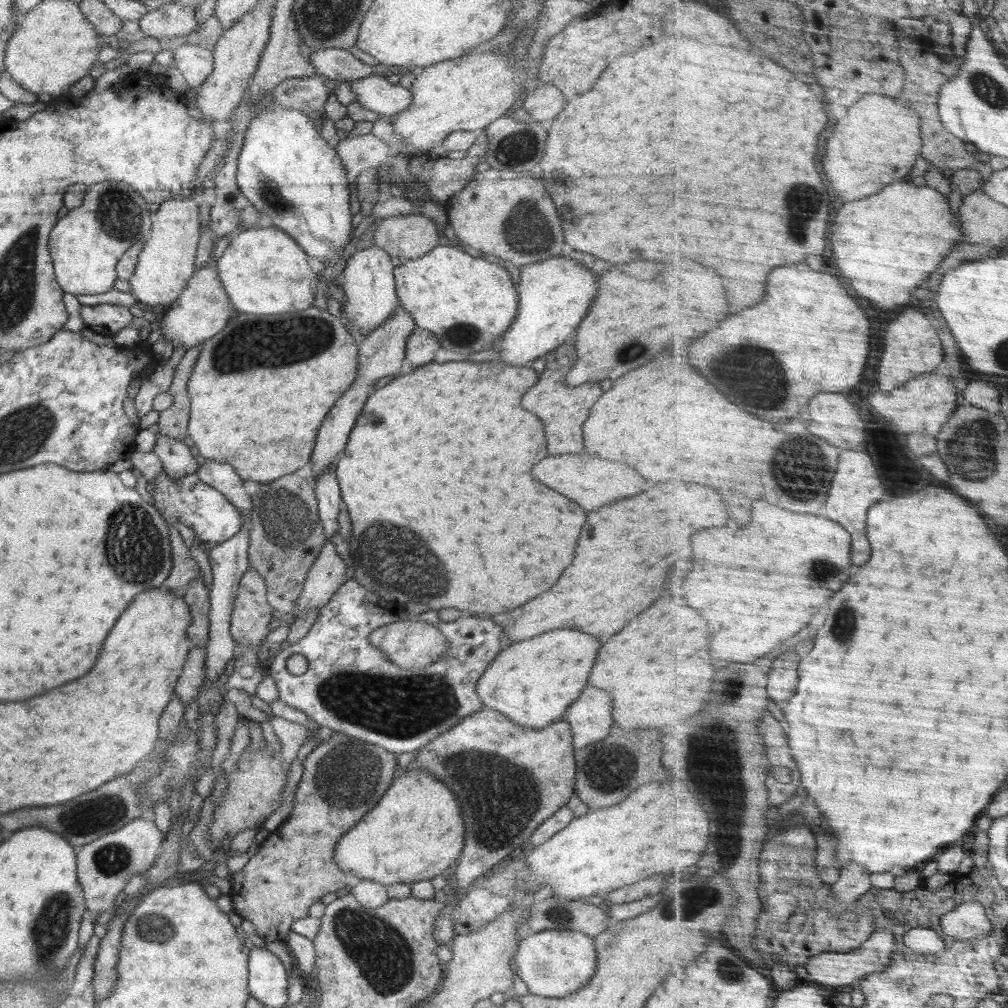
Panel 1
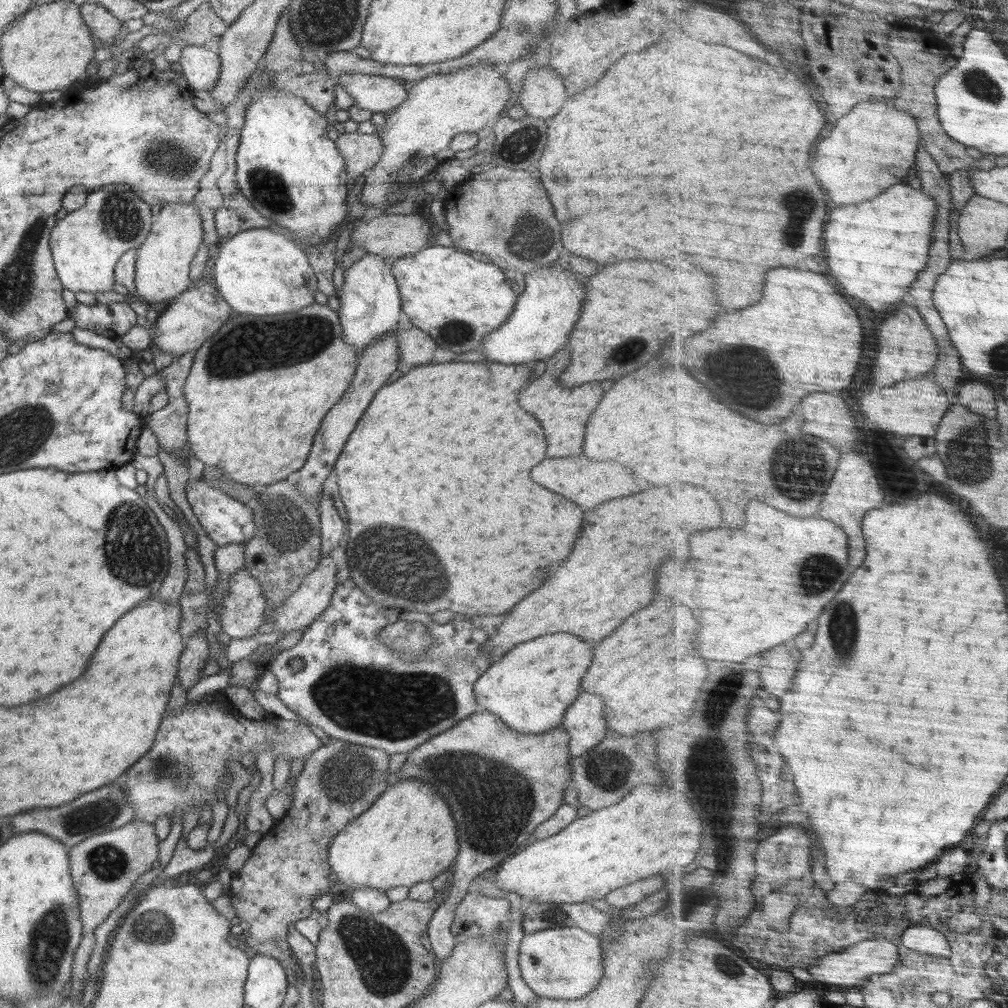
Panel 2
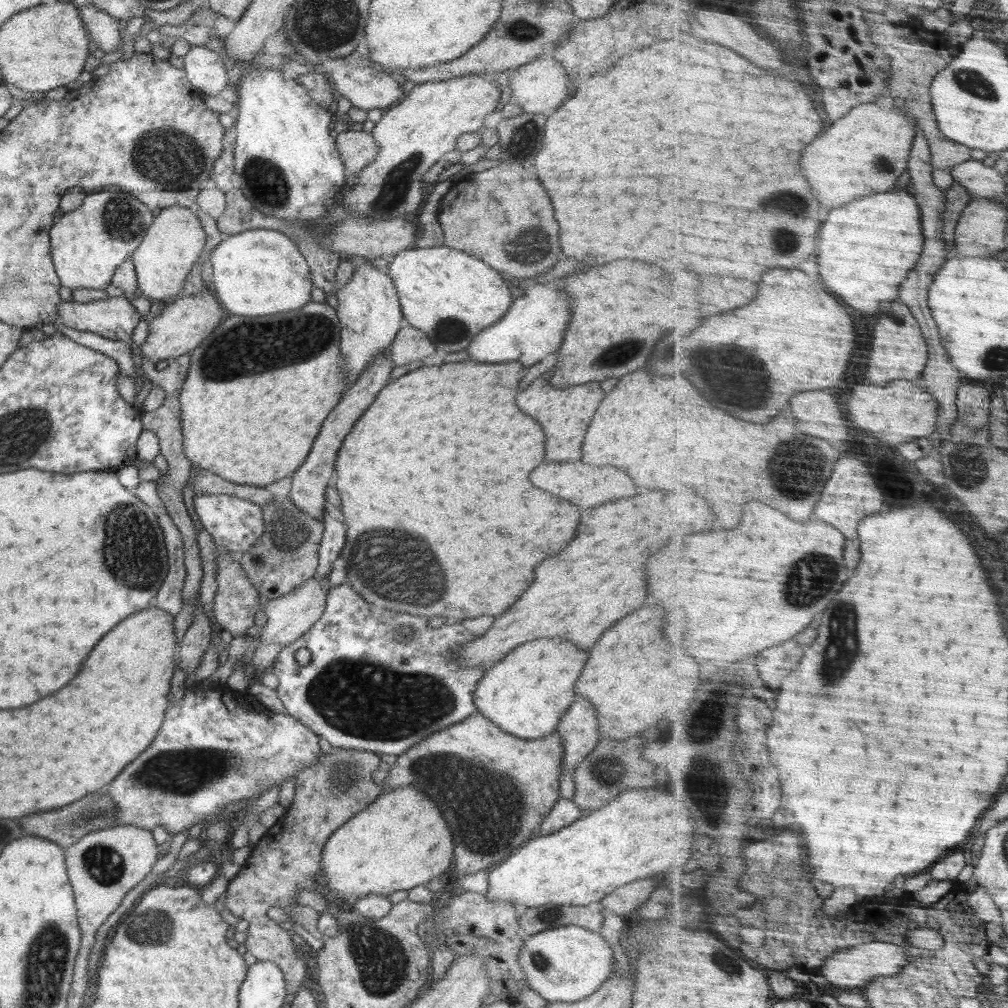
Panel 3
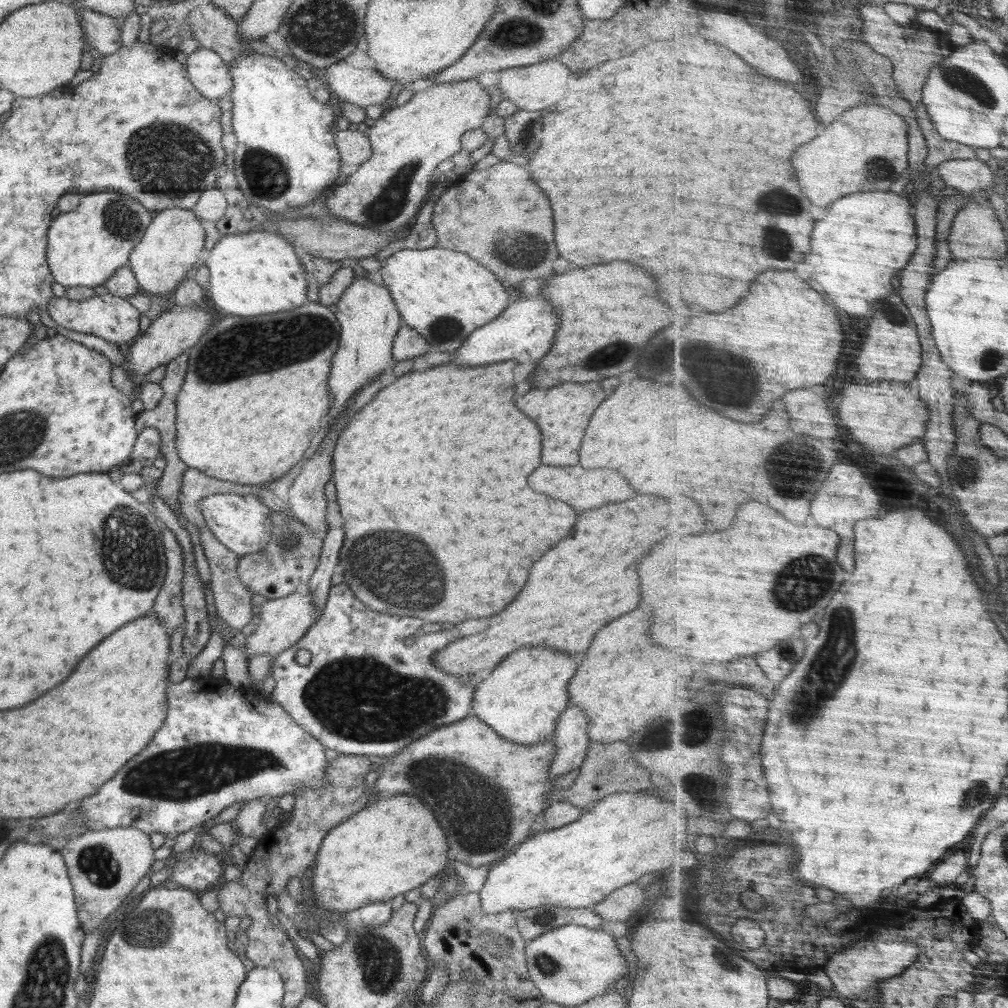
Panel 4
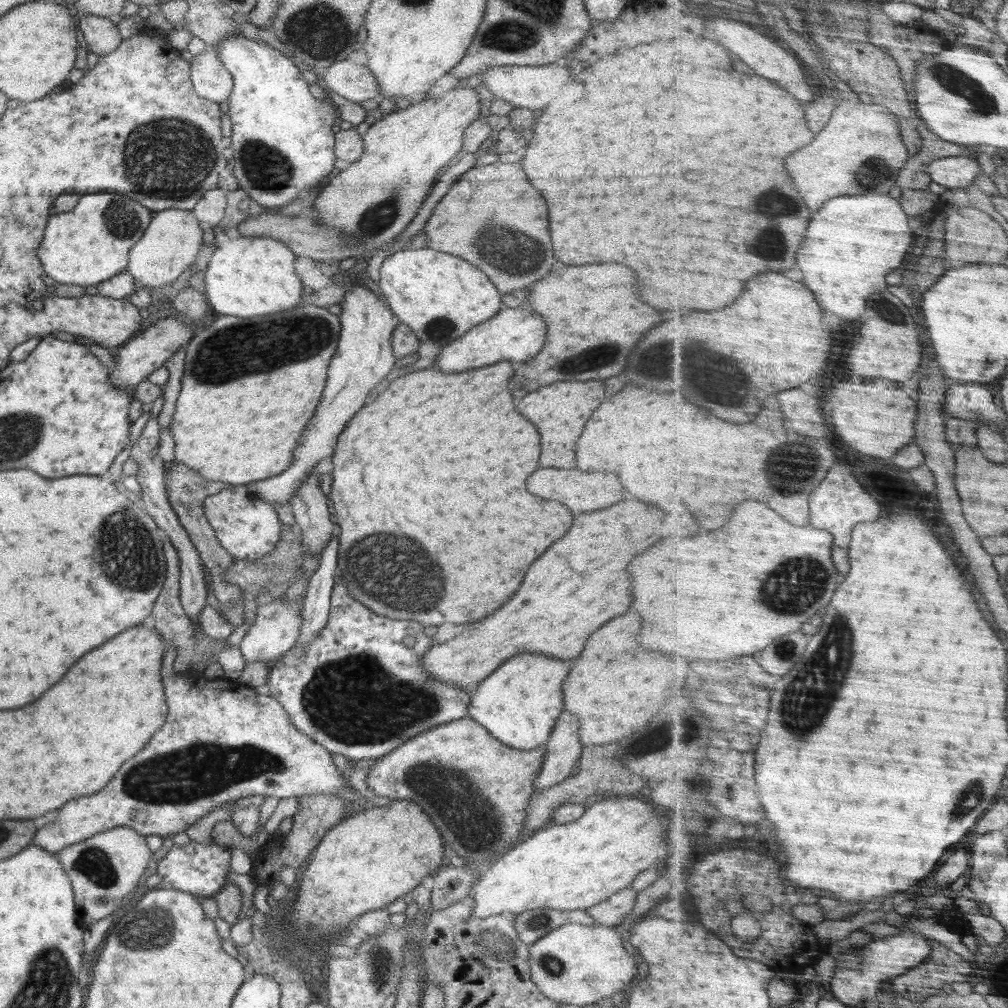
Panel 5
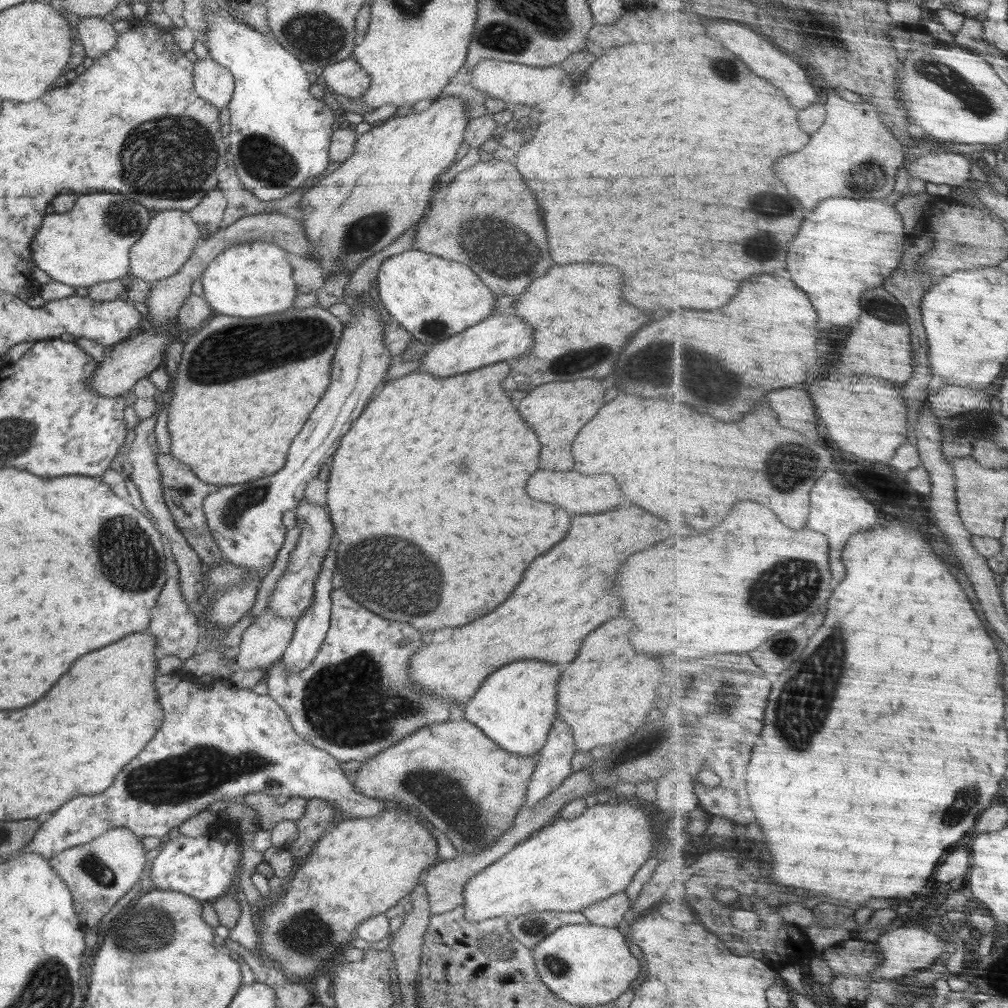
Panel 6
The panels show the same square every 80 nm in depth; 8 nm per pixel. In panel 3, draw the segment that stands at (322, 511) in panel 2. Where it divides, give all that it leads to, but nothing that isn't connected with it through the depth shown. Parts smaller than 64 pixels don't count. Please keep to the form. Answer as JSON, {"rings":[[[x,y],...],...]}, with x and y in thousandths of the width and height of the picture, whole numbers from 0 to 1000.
{"rings":[[[322,507],[320,510],[320,533],[315,545],[316,561],[312,572],[325,574],[331,562],[331,556],[335,554],[342,541],[343,521],[327,512]]]}

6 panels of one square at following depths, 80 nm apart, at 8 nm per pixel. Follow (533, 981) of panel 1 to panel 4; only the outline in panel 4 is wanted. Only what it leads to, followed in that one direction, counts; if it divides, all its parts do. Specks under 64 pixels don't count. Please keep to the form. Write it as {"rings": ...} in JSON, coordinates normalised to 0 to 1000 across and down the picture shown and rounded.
{"rings":[[[569,917],[541,924],[534,931],[526,932],[521,938],[521,947],[526,972],[539,992],[560,999],[573,998],[591,987],[599,986],[623,964],[623,956],[613,944],[605,926]]]}

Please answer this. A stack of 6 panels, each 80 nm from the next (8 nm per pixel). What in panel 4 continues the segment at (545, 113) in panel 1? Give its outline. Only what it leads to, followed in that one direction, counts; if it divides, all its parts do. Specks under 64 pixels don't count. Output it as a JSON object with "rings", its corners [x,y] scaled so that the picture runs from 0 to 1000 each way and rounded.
{"rings":[[[553,58],[540,59],[524,65],[497,69],[493,84],[500,91],[500,97],[507,99],[516,109],[536,110],[558,97],[558,73],[562,73],[558,69],[561,67]]]}

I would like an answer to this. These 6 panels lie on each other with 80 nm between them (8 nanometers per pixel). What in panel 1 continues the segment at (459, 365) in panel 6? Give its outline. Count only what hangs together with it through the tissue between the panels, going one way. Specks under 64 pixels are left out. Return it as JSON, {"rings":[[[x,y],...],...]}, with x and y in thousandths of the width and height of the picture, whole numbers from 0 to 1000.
{"rings":[[[560,253],[549,254],[537,259],[527,259],[524,263],[517,264],[516,278],[514,280],[514,308],[507,324],[497,333],[494,347],[498,347],[496,355],[504,361],[518,363],[524,357],[545,350],[553,343],[560,341],[562,337],[569,335],[569,327],[577,319],[577,313],[581,313],[589,294],[591,294],[591,274],[586,268],[579,266],[572,258],[562,256]]]}

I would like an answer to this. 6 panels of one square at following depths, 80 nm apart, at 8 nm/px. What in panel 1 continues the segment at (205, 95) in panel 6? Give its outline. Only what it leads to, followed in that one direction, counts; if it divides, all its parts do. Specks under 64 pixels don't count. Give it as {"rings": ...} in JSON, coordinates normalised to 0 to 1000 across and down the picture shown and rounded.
{"rings":[[[183,43],[172,51],[174,64],[190,89],[194,89],[211,70],[211,52],[204,46]]]}

